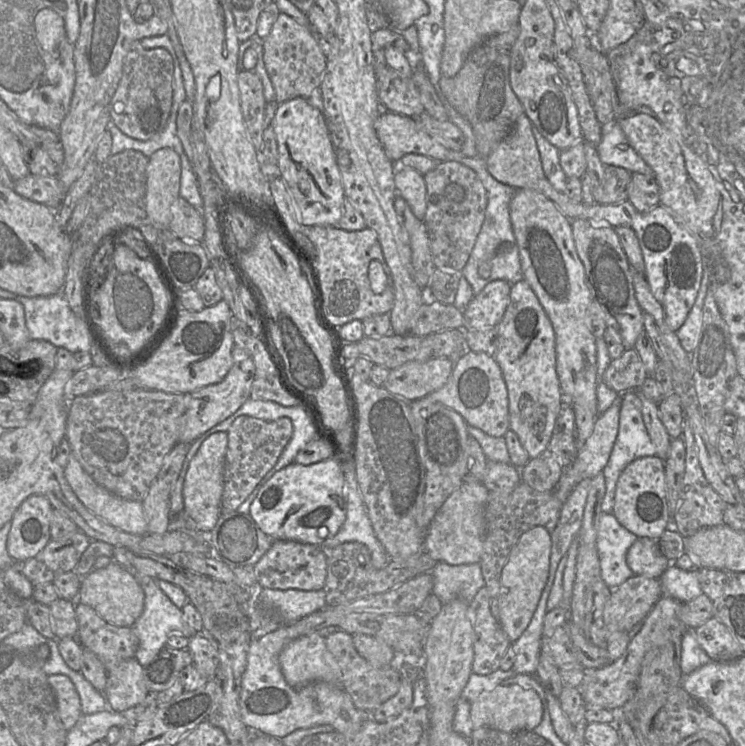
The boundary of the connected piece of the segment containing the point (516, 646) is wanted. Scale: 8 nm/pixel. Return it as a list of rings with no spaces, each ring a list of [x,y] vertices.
[[[547,608],[545,613],[543,614],[543,618],[541,620],[541,625],[529,625],[526,629],[525,632],[515,641],[512,641],[512,644],[510,648],[512,651],[515,653],[515,660],[512,666],[512,671],[515,671],[518,674],[526,674],[526,675],[534,675],[539,663],[539,658],[541,656],[541,642],[543,638],[543,620],[545,617],[545,614],[547,612]]]

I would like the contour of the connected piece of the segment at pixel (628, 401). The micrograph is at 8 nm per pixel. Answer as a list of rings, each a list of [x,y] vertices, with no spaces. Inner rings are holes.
[[[627,391],[624,394],[618,394],[621,399],[619,428],[614,441],[609,459],[605,467],[600,471],[603,475],[606,485],[606,494],[601,508],[602,512],[611,514],[614,504],[614,493],[616,483],[622,470],[632,461],[645,456],[656,456],[656,449],[646,430],[642,416],[642,398],[641,394],[634,391]]]

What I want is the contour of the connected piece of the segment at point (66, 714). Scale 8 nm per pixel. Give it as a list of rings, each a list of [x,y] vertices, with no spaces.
[[[48,675],[48,684],[53,690],[57,712],[66,730],[70,730],[83,715],[79,694],[66,675]]]

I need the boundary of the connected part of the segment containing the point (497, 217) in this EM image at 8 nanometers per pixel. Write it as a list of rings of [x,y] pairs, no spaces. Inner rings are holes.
[[[454,156],[450,161],[461,163],[478,175],[487,192],[487,208],[485,220],[477,236],[473,250],[465,267],[461,270],[463,278],[469,283],[474,294],[480,292],[492,280],[503,280],[511,284],[523,280],[519,249],[513,232],[509,204],[515,189],[494,179],[486,169],[485,159],[480,157]],[[503,242],[508,243],[508,248],[503,253],[497,253],[497,248]]]

